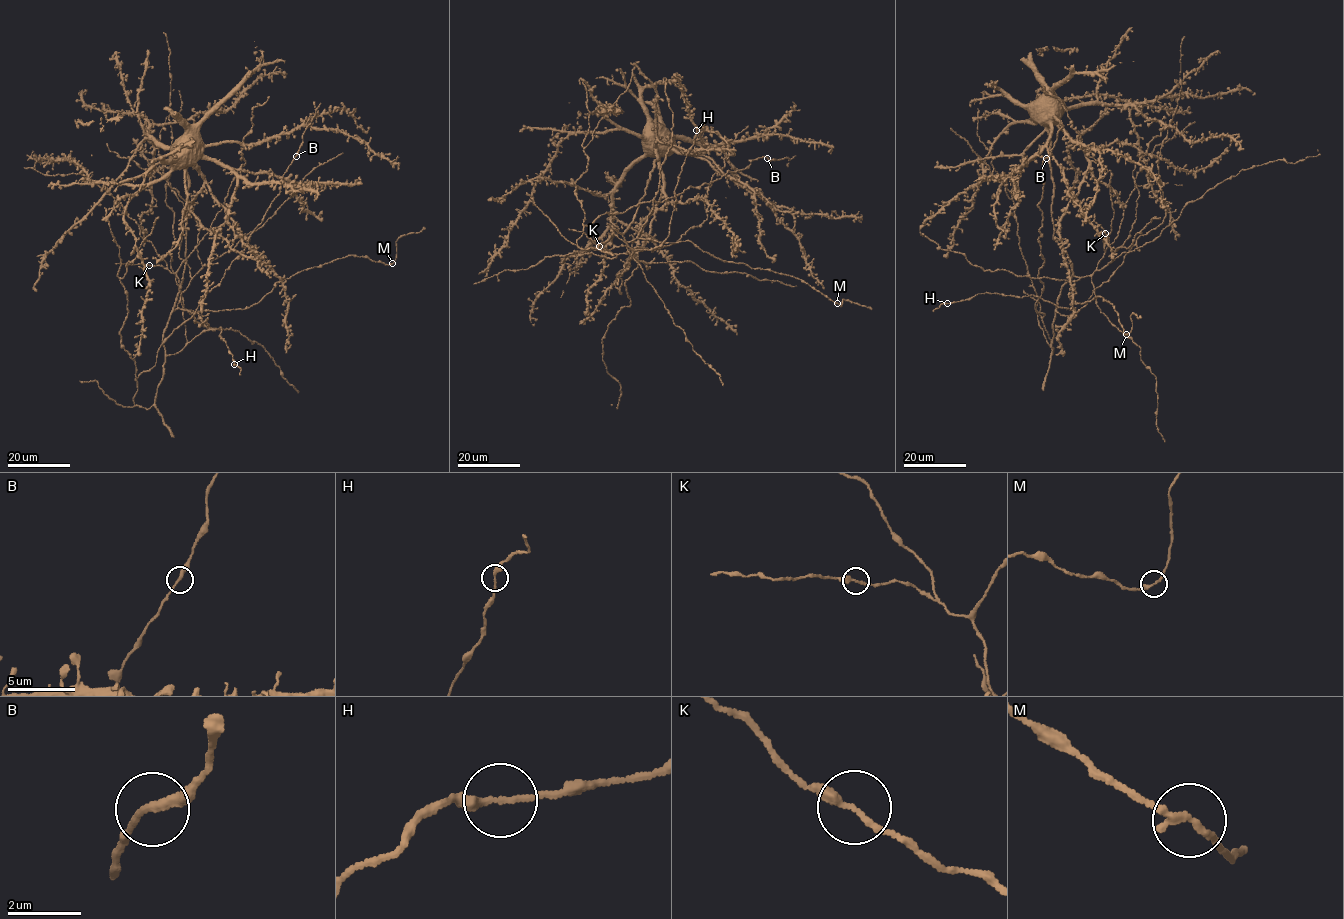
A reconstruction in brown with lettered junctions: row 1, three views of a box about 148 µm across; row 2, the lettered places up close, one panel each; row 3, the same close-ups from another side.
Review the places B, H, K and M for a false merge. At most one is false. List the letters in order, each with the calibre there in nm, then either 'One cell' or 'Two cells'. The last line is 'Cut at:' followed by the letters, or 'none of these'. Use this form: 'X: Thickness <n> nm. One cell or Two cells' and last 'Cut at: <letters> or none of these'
B: Thickness 240 nm. One cell
H: Thickness 240 nm. One cell
K: Thickness 240 nm. One cell
M: Thickness 200 nm. One cell
Cut at: none of these

